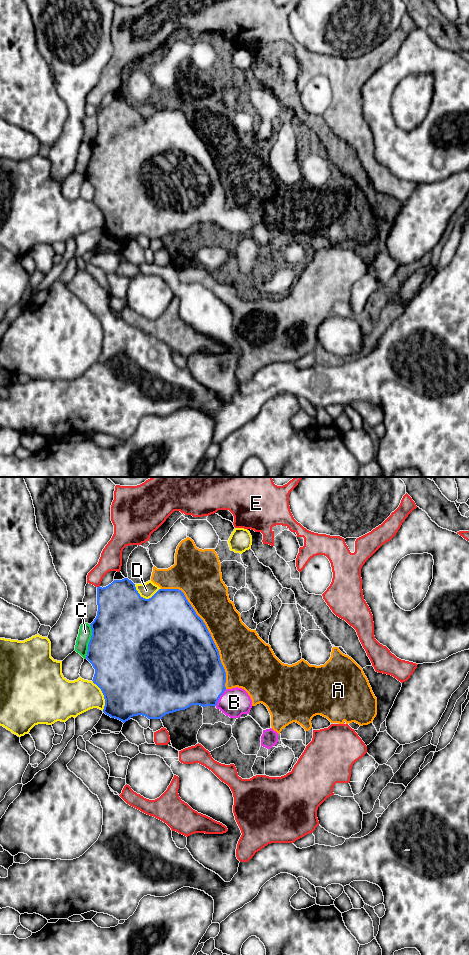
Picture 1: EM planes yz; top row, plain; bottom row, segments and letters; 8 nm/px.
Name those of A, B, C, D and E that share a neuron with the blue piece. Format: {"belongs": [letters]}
{"belongs": ["B"]}

